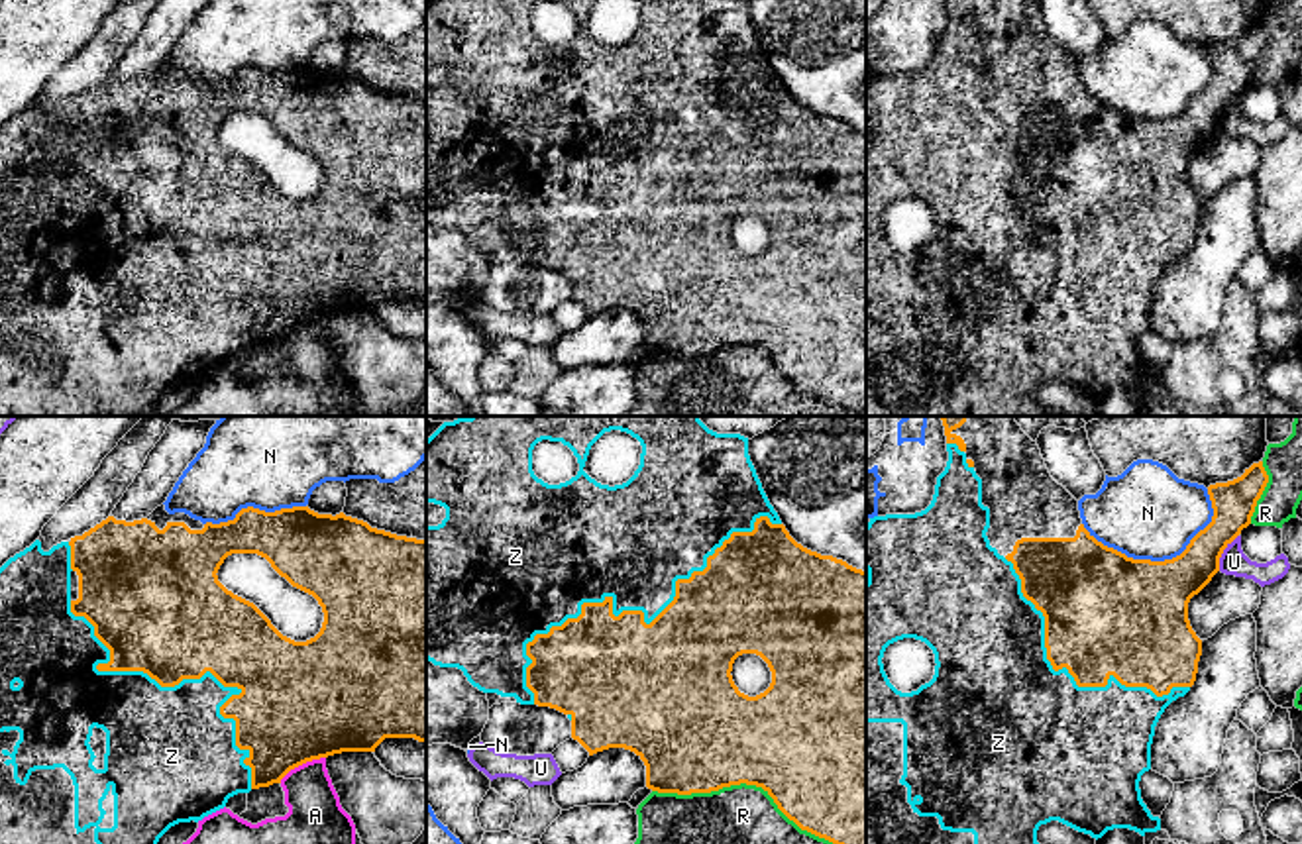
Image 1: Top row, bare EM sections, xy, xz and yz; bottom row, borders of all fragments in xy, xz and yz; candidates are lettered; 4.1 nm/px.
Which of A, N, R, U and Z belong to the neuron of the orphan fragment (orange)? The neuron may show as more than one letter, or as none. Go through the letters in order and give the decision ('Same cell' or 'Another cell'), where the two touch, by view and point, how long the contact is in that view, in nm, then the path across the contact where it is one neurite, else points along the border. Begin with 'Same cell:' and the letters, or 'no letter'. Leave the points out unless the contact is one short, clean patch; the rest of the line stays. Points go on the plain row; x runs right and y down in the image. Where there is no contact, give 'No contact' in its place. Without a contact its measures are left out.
Same cell: Z
A: Another cell. Touches orange at xy (301, 324). Shared border 220 nm
N: Another cell. Touches orange at yz (1149, 120). Shared border 550 nm
R: Another cell. Touches orange at xz (760, 346). Shared border 900 nm
U: Another cell. Touches orange at yz (1222, 112). Shared border 170 nm
Z: Same cell. Touches orange at xz (629, 171). Shared border 1250 nm

